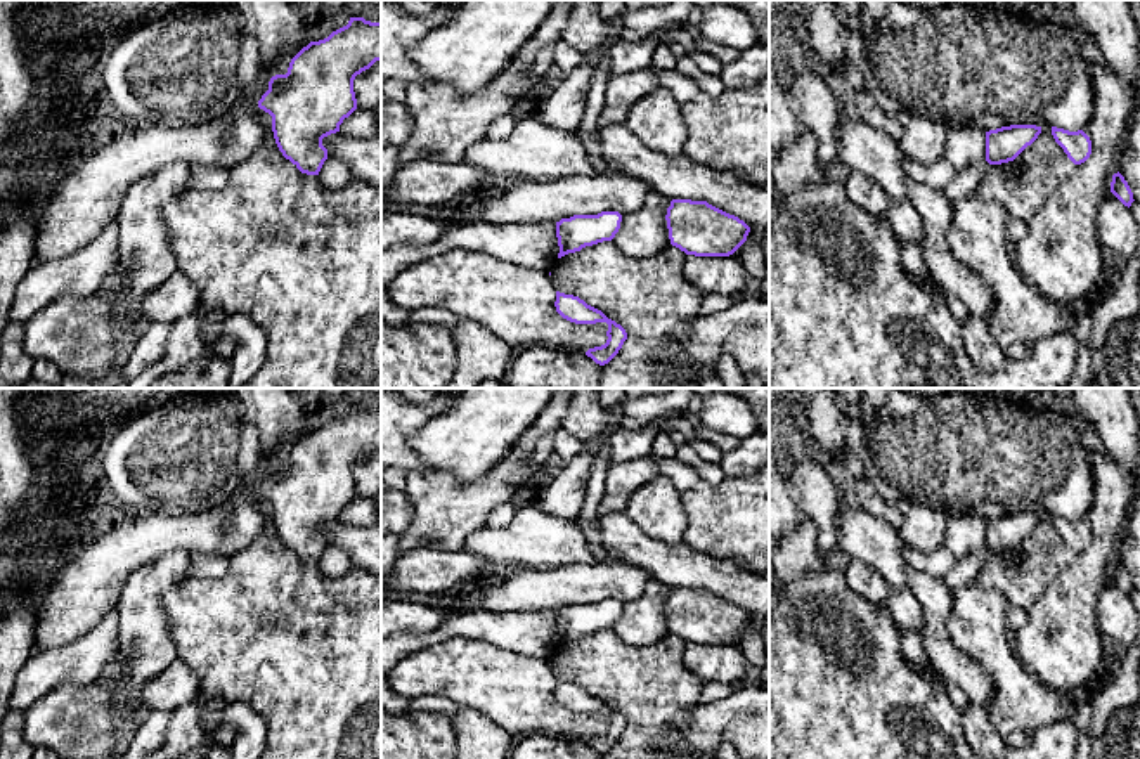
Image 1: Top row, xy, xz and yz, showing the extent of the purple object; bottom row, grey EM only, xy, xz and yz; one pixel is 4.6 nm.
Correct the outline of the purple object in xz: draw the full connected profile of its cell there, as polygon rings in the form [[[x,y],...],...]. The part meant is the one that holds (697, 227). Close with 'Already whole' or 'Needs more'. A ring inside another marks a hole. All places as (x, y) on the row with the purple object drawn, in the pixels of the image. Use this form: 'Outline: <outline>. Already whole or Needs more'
Outline: [[[672,199],[665,220],[670,244],[695,256],[729,256],[750,232],[743,220],[707,201]]]. Already whole

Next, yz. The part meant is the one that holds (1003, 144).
Outline: [[[1010,125],[986,132],[986,161],[989,165],[1014,161],[1040,133],[1041,126],[1036,125]]]. Already whole

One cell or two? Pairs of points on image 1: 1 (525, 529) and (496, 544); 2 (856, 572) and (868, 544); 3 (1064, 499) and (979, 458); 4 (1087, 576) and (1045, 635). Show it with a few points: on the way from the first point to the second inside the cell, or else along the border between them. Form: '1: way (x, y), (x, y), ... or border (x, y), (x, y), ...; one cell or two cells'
1: way (518, 536), (511, 543), (503, 544); one cell
2: border (851, 557), (865, 560), (882, 577), (887, 590); two cells
3: way (1043, 479), (1024, 460), (1000, 458); one cell
4: way (1076, 590), (1066, 614), (1059, 621); one cell

